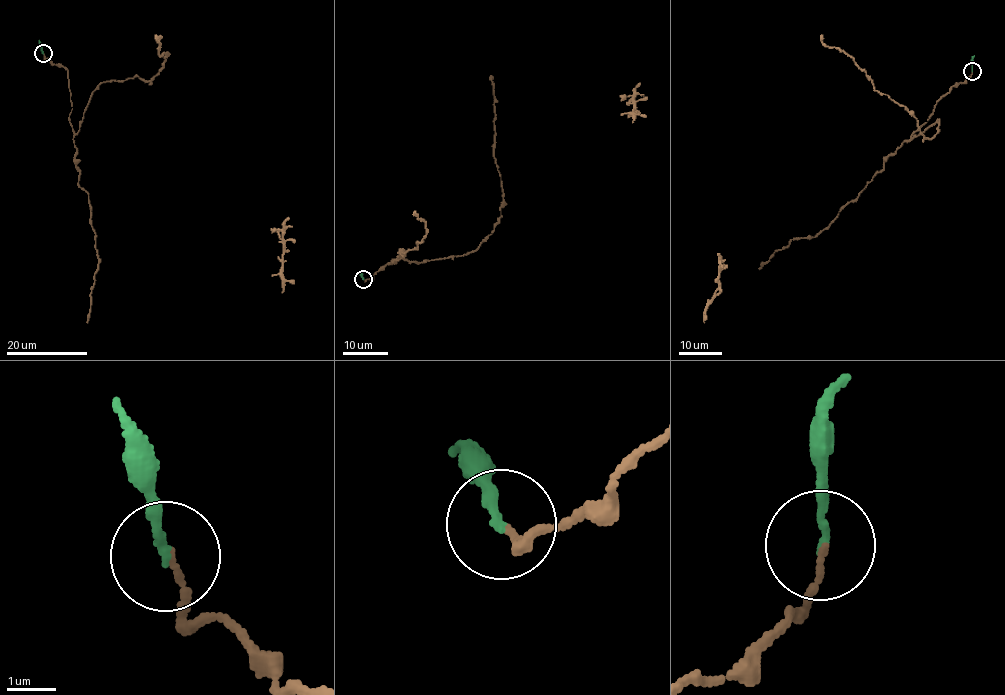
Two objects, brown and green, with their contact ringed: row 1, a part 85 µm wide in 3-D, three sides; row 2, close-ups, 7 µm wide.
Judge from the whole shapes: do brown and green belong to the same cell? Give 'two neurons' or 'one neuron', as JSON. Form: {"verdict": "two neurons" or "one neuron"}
{"verdict": "one neuron"}

